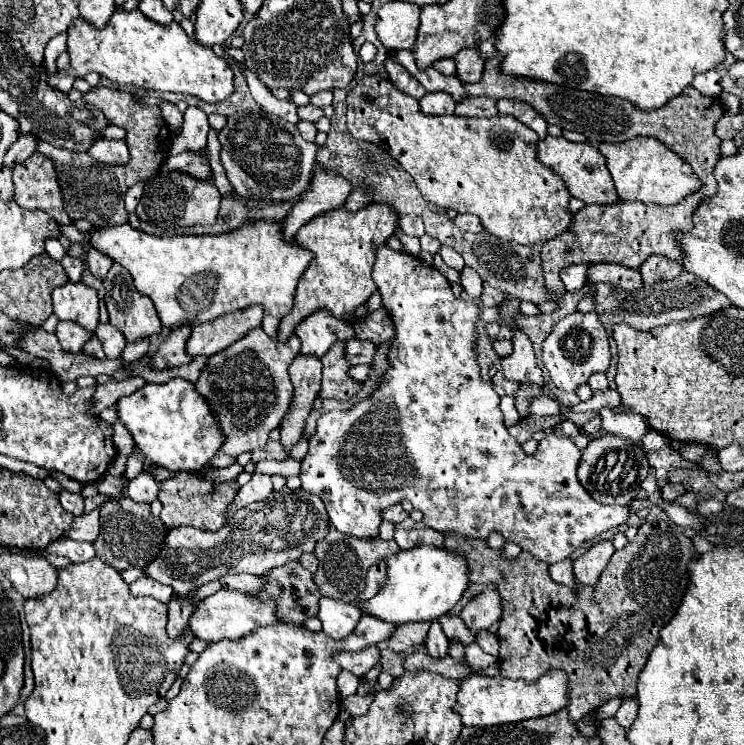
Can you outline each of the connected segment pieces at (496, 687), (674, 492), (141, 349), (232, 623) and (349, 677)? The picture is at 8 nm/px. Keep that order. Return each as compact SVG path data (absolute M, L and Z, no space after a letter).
M553 669L553 673L547 673L541 677L541 681L529 685L525 681L513 681L513 679L501 679L501 677L487 677L487 675L469 675L461 681L455 713L461 715L463 725L467 727L493 727L493 725L507 725L507 723L519 723L533 717L545 717L565 707L565 673Z
M667 483L663 489L661 489L661 495L665 501L675 501L679 495L685 493L685 487L679 485L679 483Z
M137 341L137 345L127 345L121 353L121 361L123 363L133 363L137 359L141 359L143 355L147 355L149 351L149 341Z
M219 589L207 599L201 599L193 615L189 619L191 633L201 641L221 641L221 639L241 639L245 633L251 633L257 625L269 625L277 623L277 617L273 613L273 601L257 601L257 597L251 597L247 593Z
M342 670L337 678L337 691L341 699L357 692L359 678L349 671Z

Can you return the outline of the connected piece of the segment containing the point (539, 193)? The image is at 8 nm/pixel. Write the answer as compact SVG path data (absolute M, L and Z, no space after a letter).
M365 75L347 95L347 129L355 139L381 145L387 153L393 153L427 201L459 213L475 213L483 227L497 239L535 245L551 241L571 227L571 193L565 181L537 161L535 147L539 137L515 117L495 115L489 119L469 119L459 115L423 115L417 109L415 97L401 93L379 75Z

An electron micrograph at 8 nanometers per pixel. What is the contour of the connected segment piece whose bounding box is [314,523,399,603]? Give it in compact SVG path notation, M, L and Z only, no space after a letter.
M329 523L329 533L325 539L317 541L315 545L315 555L319 559L319 567L314 575L314 581L317 581L317 587L321 589L323 597L339 599L345 603L353 603L365 587L367 579L367 569L375 565L377 561L393 555L399 551L399 545L391 539L385 541L381 537L349 537L345 533L339 533L333 523Z

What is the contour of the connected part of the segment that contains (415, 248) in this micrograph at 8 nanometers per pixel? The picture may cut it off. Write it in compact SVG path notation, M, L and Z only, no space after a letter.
M397 229L395 231L395 235L401 239L401 243L403 243L403 249L407 251L407 253L413 253L413 255L419 255L419 251L421 251L421 245L419 245L419 239L415 239L415 237L409 237L409 235L405 235L401 229Z

